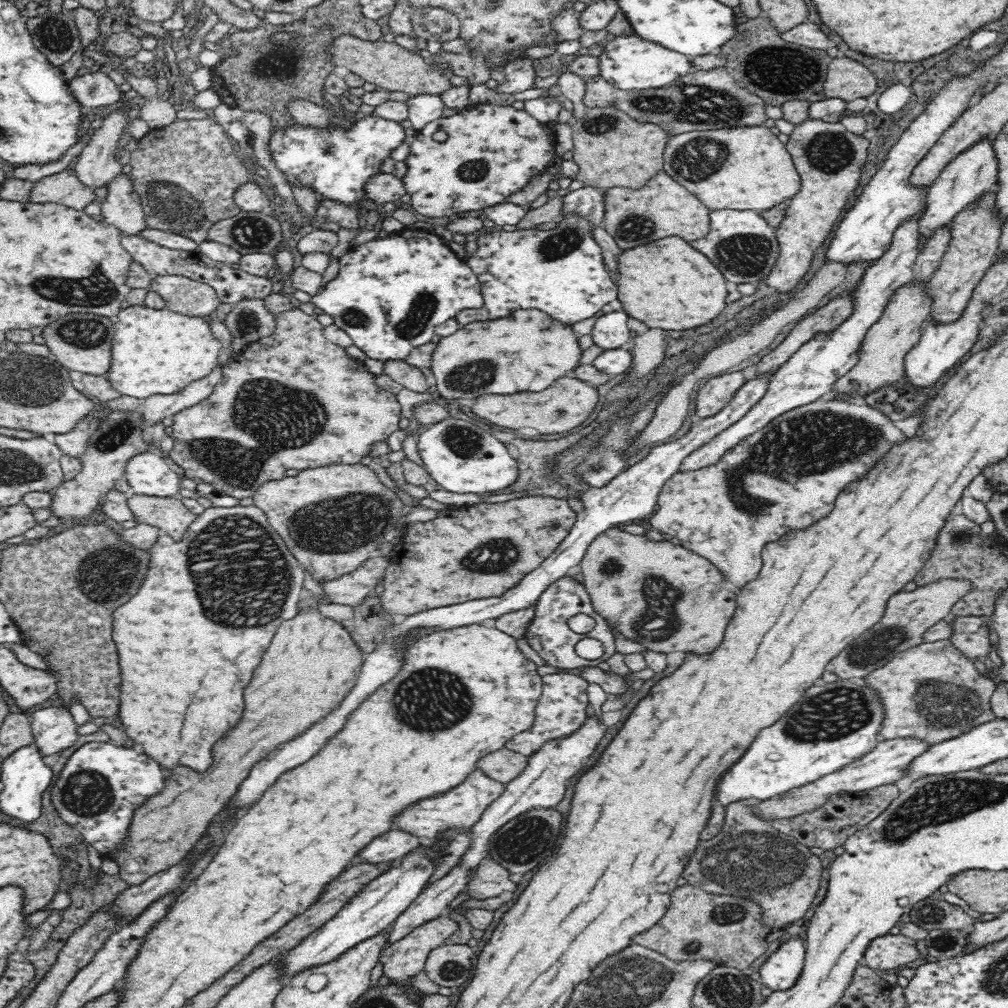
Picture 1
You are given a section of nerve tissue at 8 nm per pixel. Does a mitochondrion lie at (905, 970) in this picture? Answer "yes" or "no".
no

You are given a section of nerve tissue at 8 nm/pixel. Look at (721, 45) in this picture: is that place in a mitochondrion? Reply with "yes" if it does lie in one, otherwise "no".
no

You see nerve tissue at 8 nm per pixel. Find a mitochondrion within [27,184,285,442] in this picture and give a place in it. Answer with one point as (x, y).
(94, 291)

